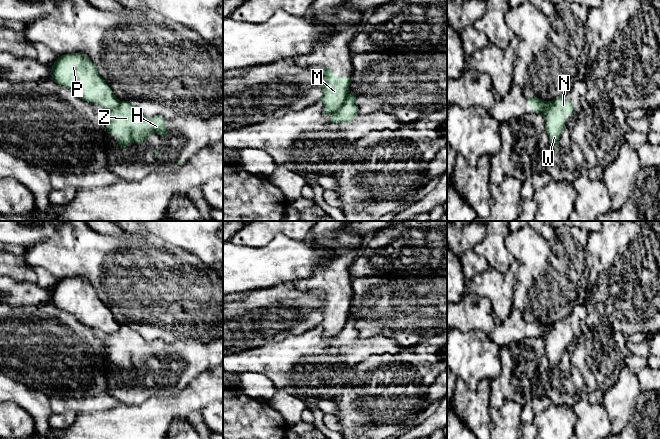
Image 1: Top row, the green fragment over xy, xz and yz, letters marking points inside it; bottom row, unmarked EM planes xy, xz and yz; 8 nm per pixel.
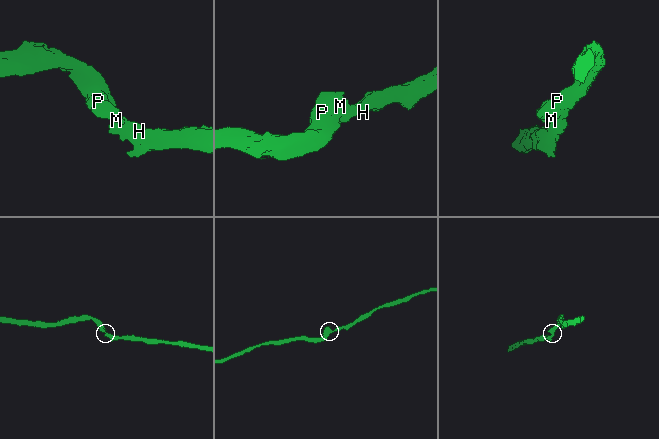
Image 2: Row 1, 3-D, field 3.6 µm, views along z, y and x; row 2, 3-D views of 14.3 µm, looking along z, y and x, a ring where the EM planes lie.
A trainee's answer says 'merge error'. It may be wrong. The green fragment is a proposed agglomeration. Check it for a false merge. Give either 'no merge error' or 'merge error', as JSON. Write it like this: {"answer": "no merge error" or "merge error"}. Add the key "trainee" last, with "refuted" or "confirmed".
{"answer": "merge error", "trainee": "confirmed"}

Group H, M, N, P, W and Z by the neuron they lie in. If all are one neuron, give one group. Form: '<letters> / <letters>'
H N W Z / M P

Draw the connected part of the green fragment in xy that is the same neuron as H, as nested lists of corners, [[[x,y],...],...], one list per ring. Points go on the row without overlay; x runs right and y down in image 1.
[[[120,325],[116,333],[101,333],[99,337],[106,346],[108,358],[117,360],[116,367],[120,372],[128,370],[130,366],[142,369],[150,357],[170,359],[166,346],[159,339],[148,341],[128,325]]]

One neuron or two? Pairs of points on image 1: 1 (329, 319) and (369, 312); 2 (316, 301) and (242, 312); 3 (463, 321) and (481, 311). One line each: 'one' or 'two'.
1: two
2: one
3: one

